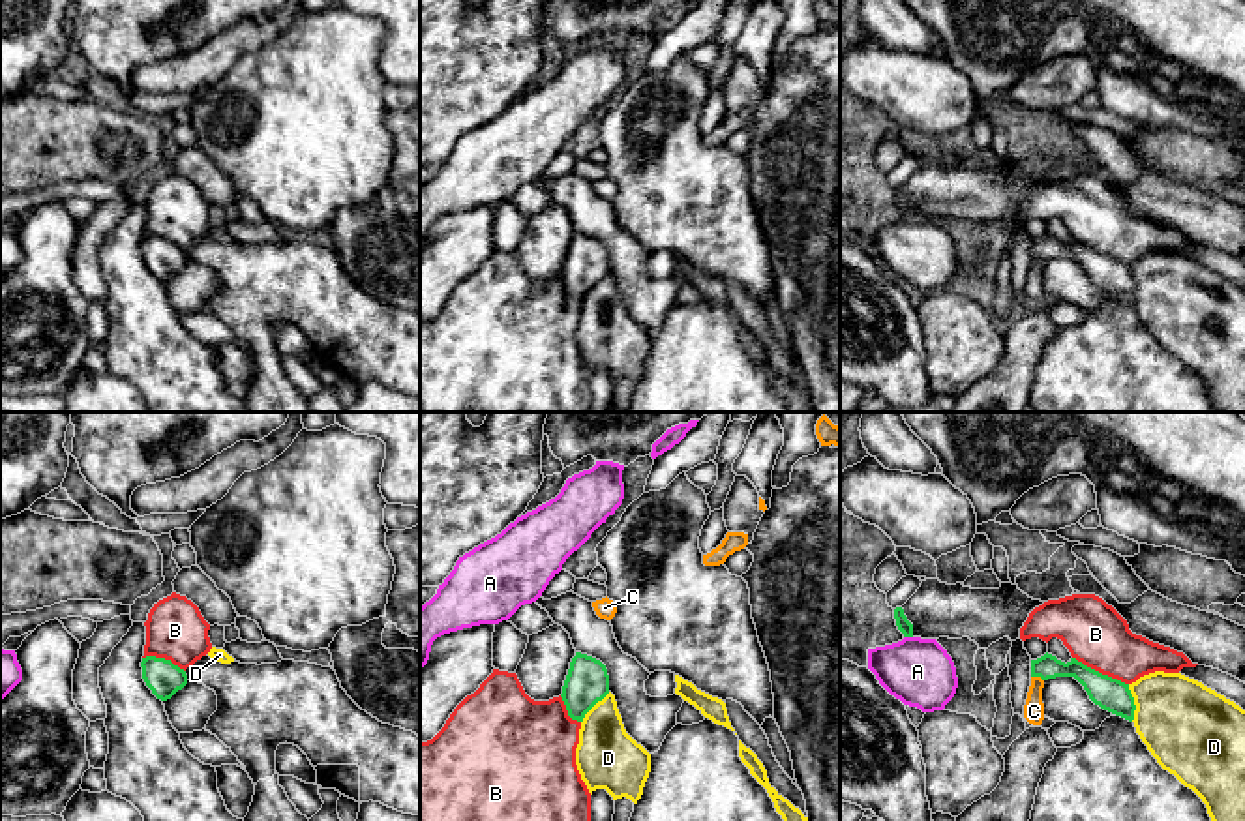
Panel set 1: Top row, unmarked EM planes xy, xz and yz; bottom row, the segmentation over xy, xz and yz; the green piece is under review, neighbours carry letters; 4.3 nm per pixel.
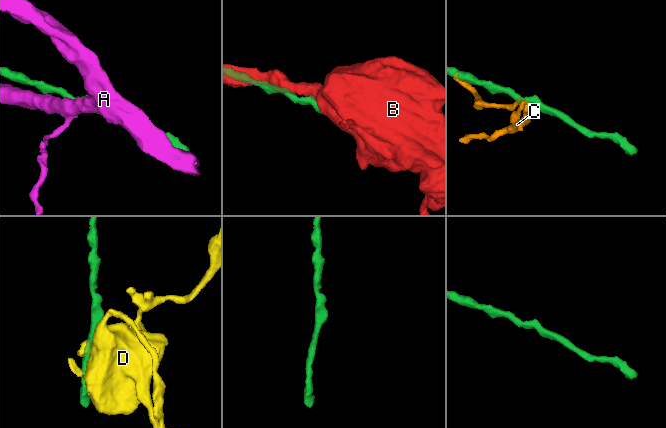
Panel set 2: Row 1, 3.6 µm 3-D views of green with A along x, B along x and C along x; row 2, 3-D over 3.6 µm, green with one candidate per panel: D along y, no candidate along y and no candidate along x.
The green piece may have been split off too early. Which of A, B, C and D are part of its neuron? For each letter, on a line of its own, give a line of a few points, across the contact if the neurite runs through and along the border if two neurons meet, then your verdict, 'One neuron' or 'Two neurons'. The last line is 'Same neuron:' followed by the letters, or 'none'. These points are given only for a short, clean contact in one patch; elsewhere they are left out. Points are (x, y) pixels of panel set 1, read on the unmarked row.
A: Line: yz (904, 216), (912, 218). Two neurons
B: Two neurons
C: Line: yz (1032, 255), (1043, 261). Two neurons
D: Two neurons
Same neuron: none

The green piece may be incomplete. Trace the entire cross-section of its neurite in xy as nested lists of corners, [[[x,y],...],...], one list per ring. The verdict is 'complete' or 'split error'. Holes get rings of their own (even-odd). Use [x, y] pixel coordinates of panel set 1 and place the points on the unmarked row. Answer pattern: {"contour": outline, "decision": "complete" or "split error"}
{"contour": [[[146,236],[142,238],[141,247],[146,266],[161,281],[171,279],[188,264],[186,251],[174,246],[171,240]]], "decision": "complete"}

